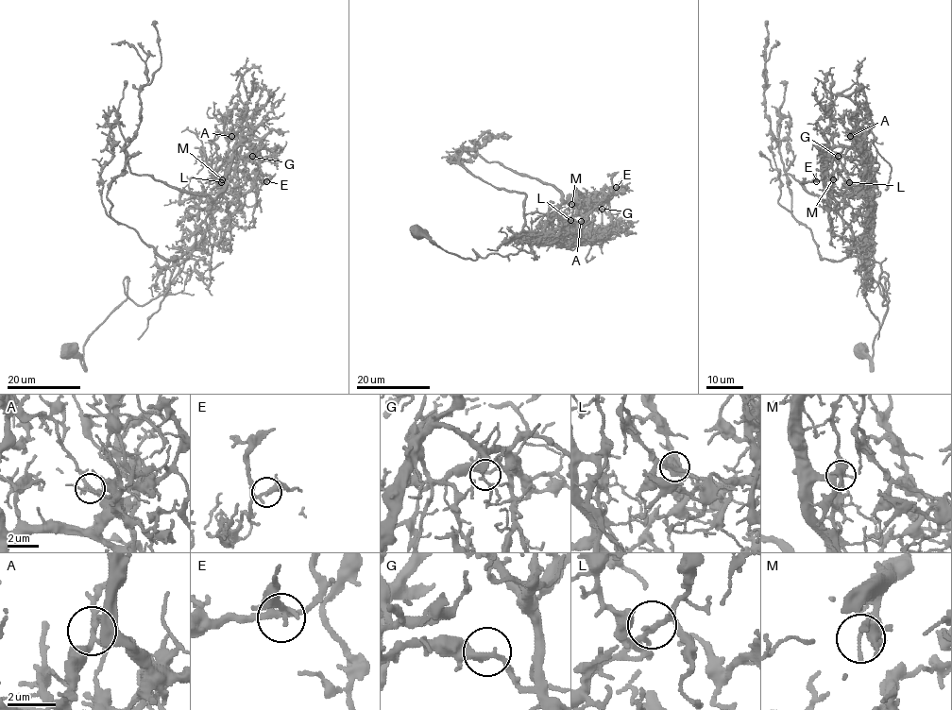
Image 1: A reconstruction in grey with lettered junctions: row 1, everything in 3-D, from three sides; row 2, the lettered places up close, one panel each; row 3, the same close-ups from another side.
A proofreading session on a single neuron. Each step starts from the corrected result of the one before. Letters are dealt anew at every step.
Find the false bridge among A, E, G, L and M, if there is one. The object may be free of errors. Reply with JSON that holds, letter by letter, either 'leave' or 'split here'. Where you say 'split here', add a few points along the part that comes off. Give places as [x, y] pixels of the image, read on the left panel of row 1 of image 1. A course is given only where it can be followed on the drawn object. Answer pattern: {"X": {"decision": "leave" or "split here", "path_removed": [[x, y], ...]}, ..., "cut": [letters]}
{"A": {"decision": "split here", "path_removed": [[231, 136], [205, 235], [163, 259], [101, 199], [106, 116], [118, 115]]}, "E": {"decision": "leave"}, "G": {"decision": "leave"}, "L": {"decision": "leave"}, "M": {"decision": "leave"}, "cut": ["A"]}

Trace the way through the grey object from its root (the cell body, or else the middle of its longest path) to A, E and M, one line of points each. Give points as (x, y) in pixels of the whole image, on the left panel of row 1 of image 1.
A: (67, 352), (83, 357), (127, 298), (127, 278), (138, 305), (166, 290), (213, 213), (231, 136)
E: (67, 352), (83, 357), (127, 298), (127, 278), (138, 305), (166, 290), (238, 146), (257, 153), (266, 181)
M: (67, 352), (83, 357), (87, 338), (127, 298), (127, 278), (125, 293), (138, 305), (166, 290), (222, 179)

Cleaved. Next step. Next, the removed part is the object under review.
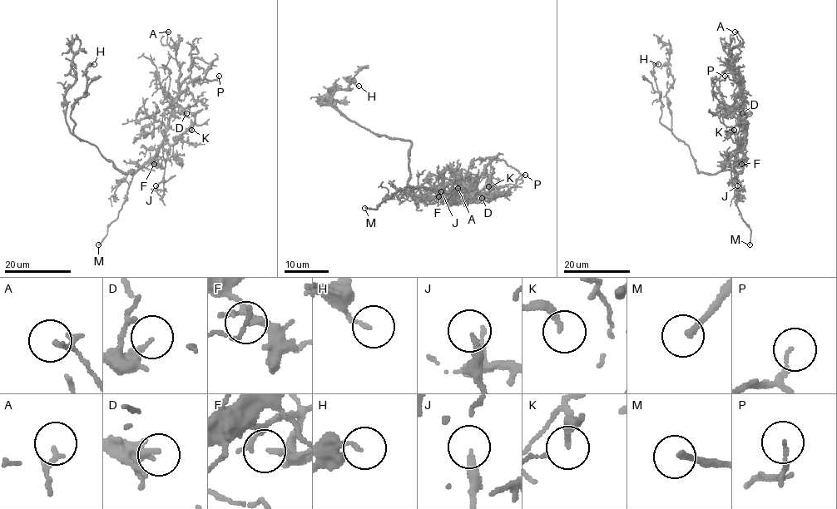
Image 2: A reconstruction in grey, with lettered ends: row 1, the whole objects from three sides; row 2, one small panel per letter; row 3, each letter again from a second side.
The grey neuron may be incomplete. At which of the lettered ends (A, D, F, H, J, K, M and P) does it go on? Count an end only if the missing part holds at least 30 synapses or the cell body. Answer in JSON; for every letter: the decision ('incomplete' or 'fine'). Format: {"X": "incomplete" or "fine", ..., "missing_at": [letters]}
{"A": "fine", "D": "fine", "F": "fine", "H": "fine", "J": "fine", "K": "fine", "M": "incomplete", "P": "fine", "missing_at": ["M"]}

